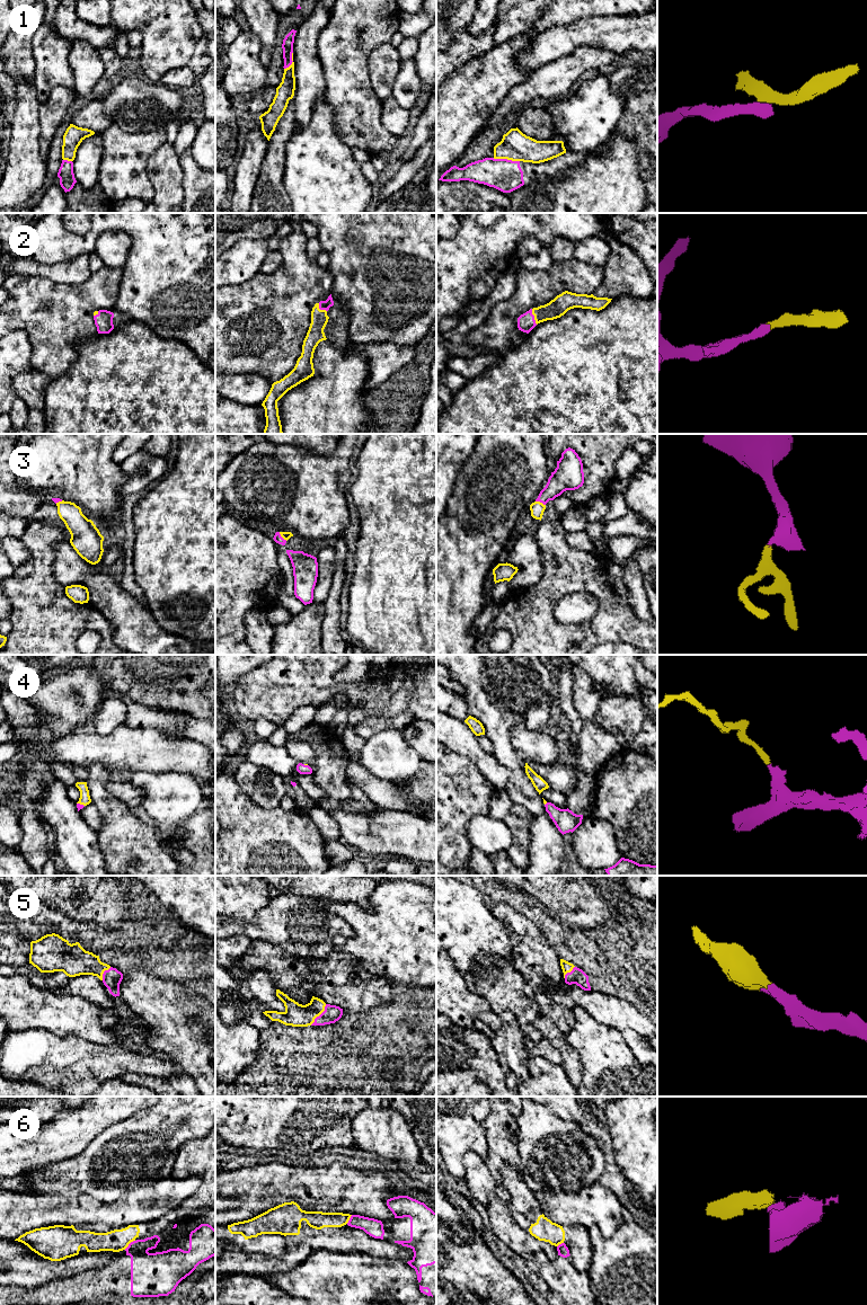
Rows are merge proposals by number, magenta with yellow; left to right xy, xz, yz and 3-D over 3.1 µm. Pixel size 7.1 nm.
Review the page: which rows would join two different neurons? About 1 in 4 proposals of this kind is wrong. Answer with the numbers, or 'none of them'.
1, 6

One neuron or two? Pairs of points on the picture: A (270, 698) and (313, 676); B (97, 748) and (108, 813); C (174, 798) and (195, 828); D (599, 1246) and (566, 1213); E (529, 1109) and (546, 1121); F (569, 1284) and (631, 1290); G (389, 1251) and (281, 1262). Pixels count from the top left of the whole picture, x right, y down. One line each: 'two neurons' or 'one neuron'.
A: one neuron
B: two neurons
C: two neurons
D: two neurons
E: one neuron
F: two neurons
G: one neuron

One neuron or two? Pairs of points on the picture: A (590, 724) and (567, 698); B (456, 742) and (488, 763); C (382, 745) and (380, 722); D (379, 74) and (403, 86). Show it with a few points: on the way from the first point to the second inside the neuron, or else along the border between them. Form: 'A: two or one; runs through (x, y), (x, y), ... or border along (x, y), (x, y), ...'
A: two; border along (572, 678), (573, 707), (581, 720), (581, 730)
B: one; runs through (463, 742), (480, 757)
C: two; border along (400, 729), (380, 729), (364, 739)
D: two; border along (400, 63), (391, 96)

